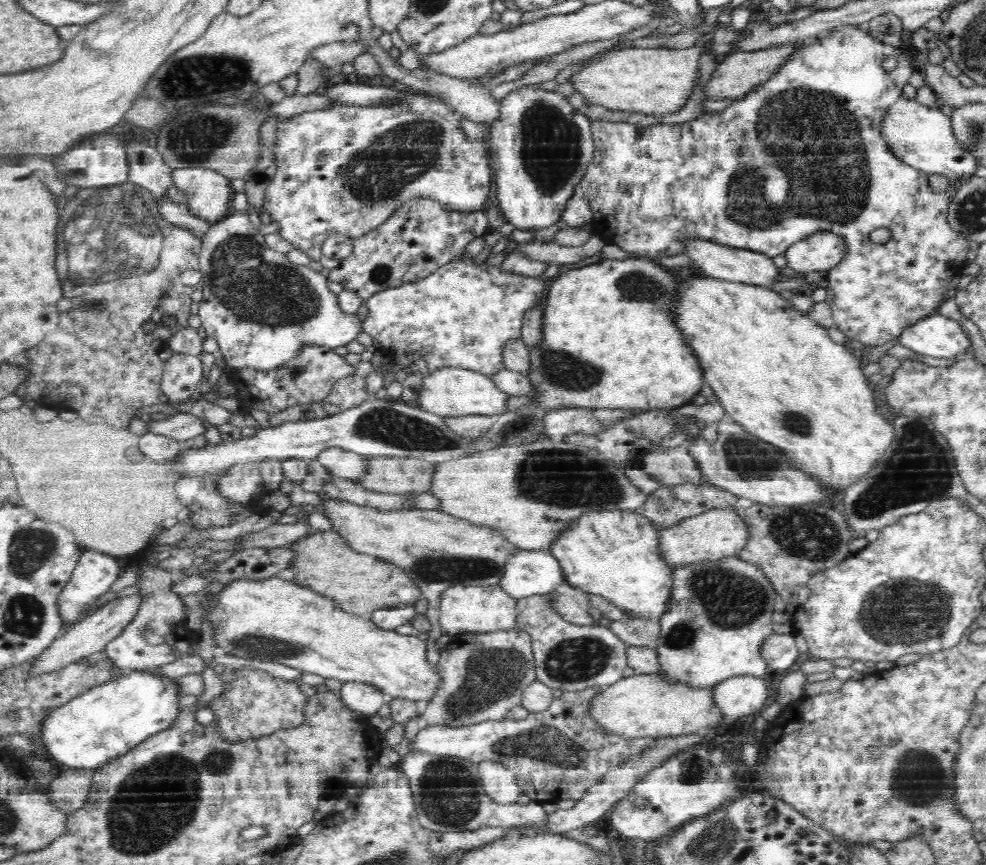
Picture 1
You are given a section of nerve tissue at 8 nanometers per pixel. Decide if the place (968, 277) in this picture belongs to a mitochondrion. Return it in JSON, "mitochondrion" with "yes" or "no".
{"mitochondrion":"no"}

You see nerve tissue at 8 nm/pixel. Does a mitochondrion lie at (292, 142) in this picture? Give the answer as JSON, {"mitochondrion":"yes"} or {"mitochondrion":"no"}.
{"mitochondrion":"no"}

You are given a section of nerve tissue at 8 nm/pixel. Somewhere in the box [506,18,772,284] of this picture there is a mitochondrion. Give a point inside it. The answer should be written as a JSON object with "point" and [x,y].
{"point":[551,143]}

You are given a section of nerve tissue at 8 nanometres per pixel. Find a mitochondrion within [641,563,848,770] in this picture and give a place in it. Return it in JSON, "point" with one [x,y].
{"point":[684,634]}

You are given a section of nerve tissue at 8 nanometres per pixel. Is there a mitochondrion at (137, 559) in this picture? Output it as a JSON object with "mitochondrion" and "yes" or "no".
{"mitochondrion":"no"}

